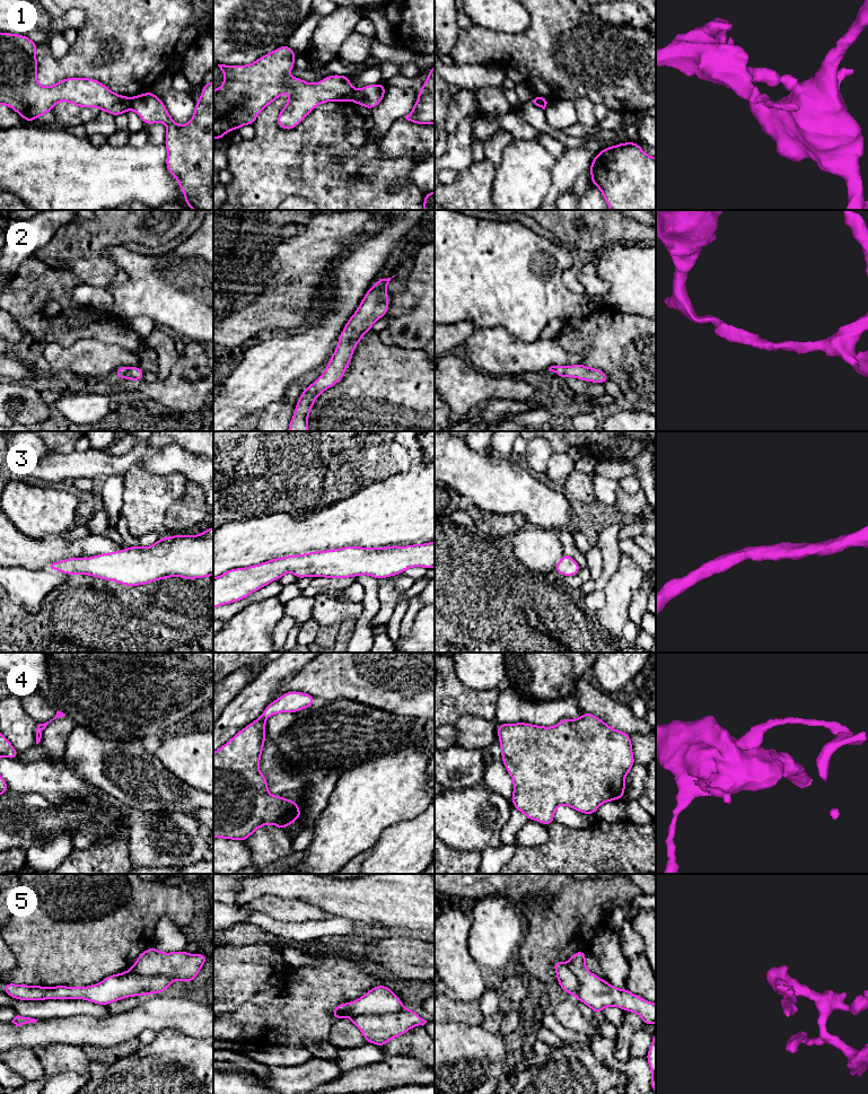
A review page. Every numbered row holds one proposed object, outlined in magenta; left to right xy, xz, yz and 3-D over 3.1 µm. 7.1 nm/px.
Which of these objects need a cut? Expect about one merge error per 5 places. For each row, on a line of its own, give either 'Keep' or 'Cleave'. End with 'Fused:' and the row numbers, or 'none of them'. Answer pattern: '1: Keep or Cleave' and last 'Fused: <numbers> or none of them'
1: Cleave
2: Keep
3: Keep
4: Cleave
5: Cleave
Fused: 1, 4, 5

